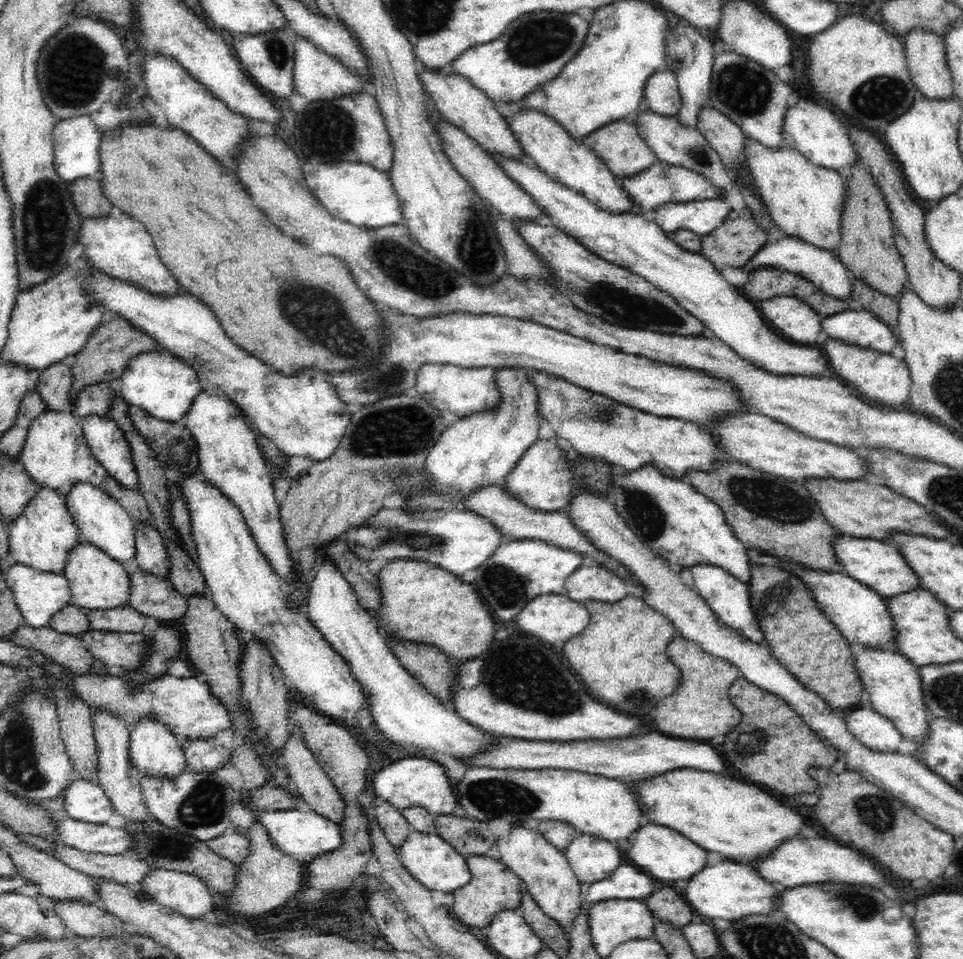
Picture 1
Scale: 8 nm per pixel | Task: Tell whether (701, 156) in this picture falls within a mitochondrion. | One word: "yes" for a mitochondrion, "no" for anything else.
yes

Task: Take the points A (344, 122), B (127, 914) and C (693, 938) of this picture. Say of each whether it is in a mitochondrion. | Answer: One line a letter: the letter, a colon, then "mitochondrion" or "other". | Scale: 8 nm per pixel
A: mitochondrion
B: other
C: other

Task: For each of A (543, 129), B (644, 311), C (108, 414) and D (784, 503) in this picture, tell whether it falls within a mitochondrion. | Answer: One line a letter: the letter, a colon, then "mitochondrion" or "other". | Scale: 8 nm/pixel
A: other
B: mitochondrion
C: other
D: mitochondrion

